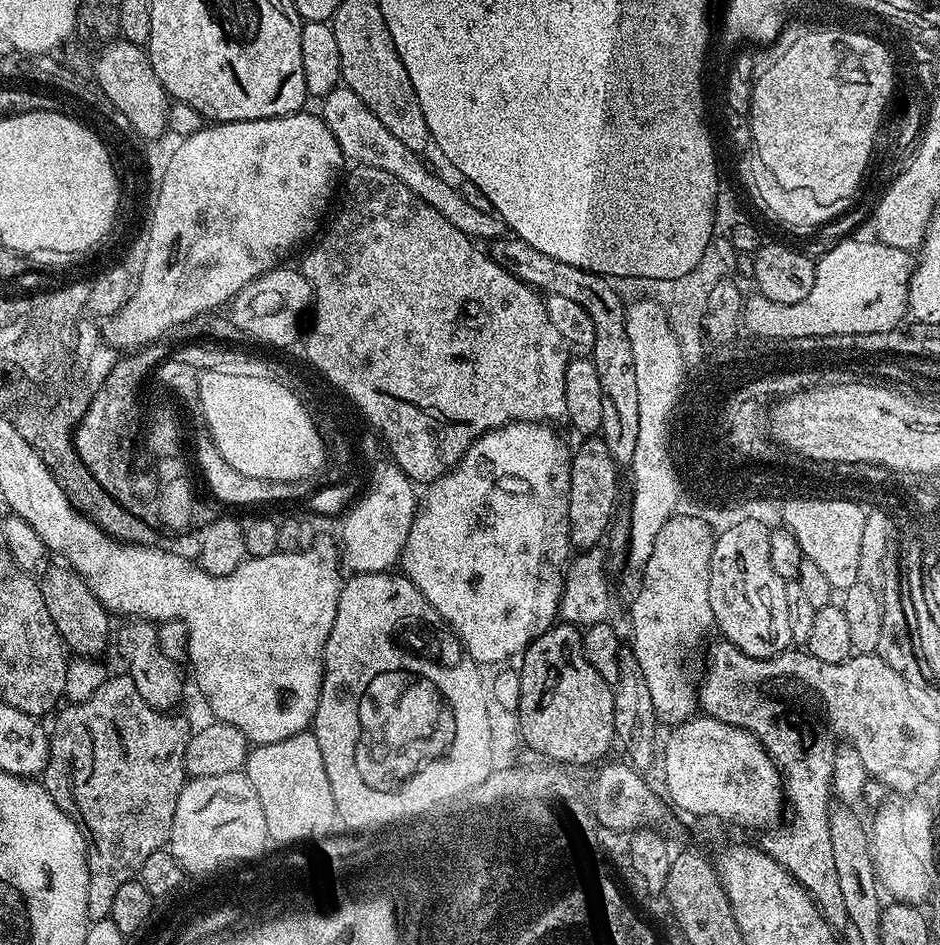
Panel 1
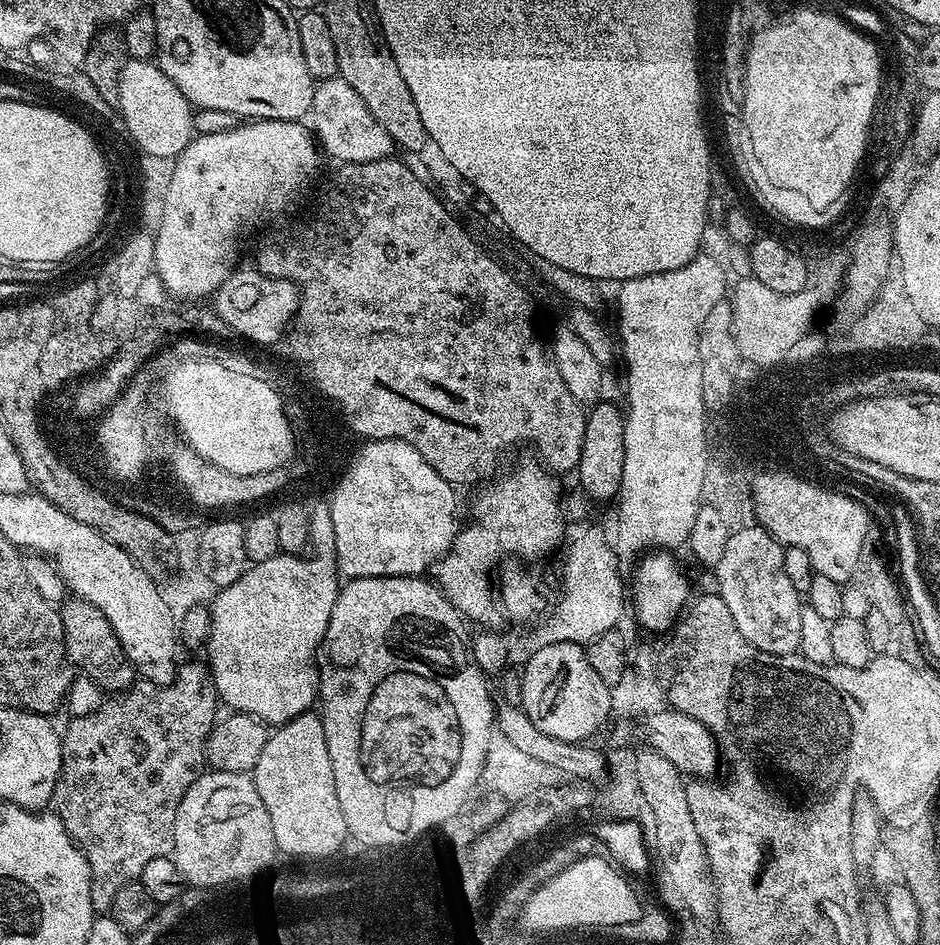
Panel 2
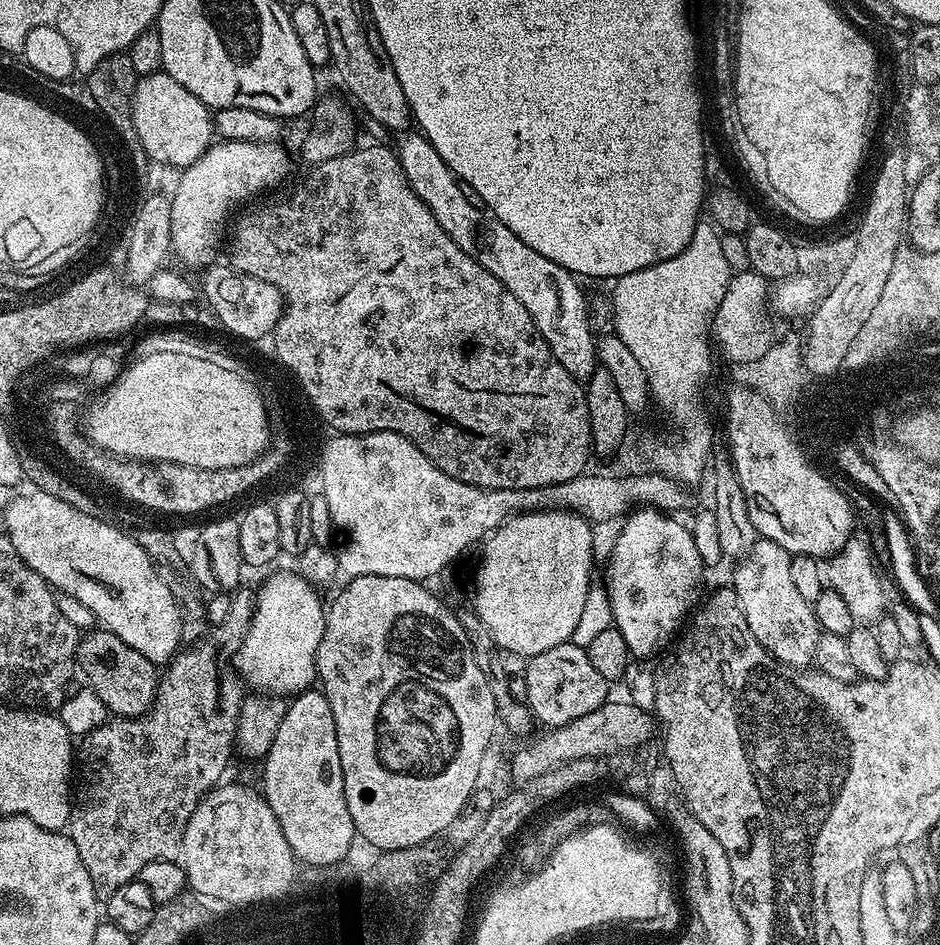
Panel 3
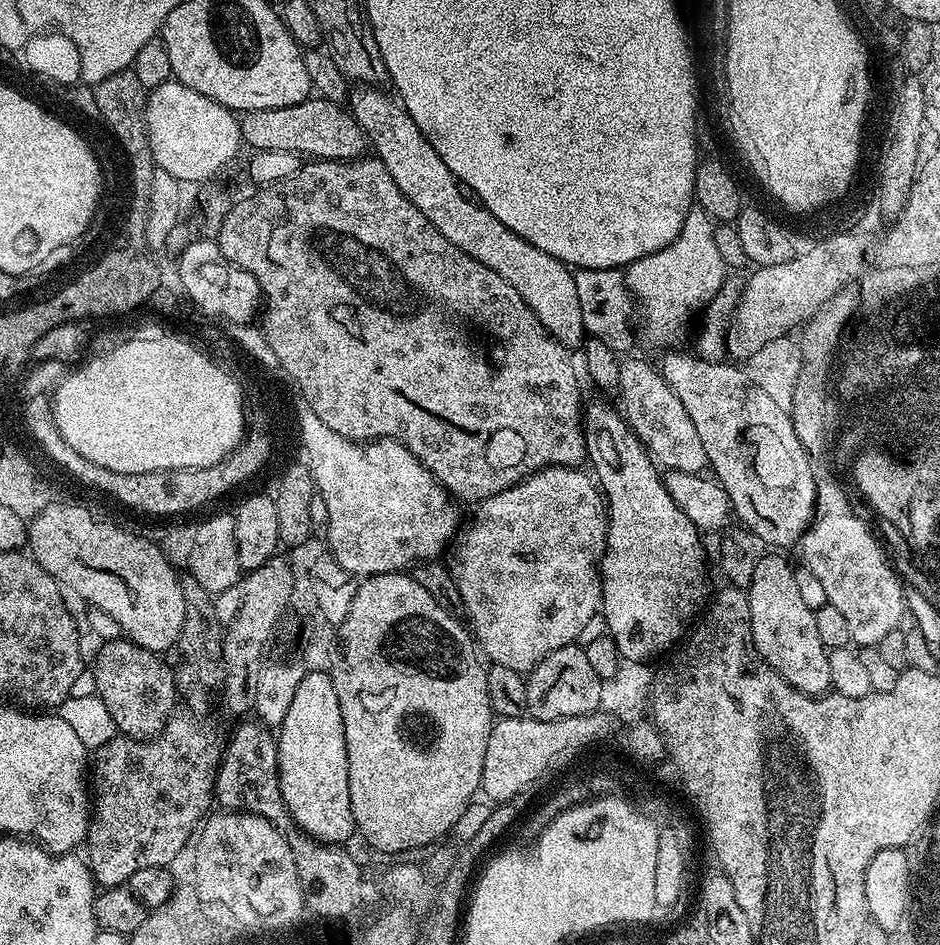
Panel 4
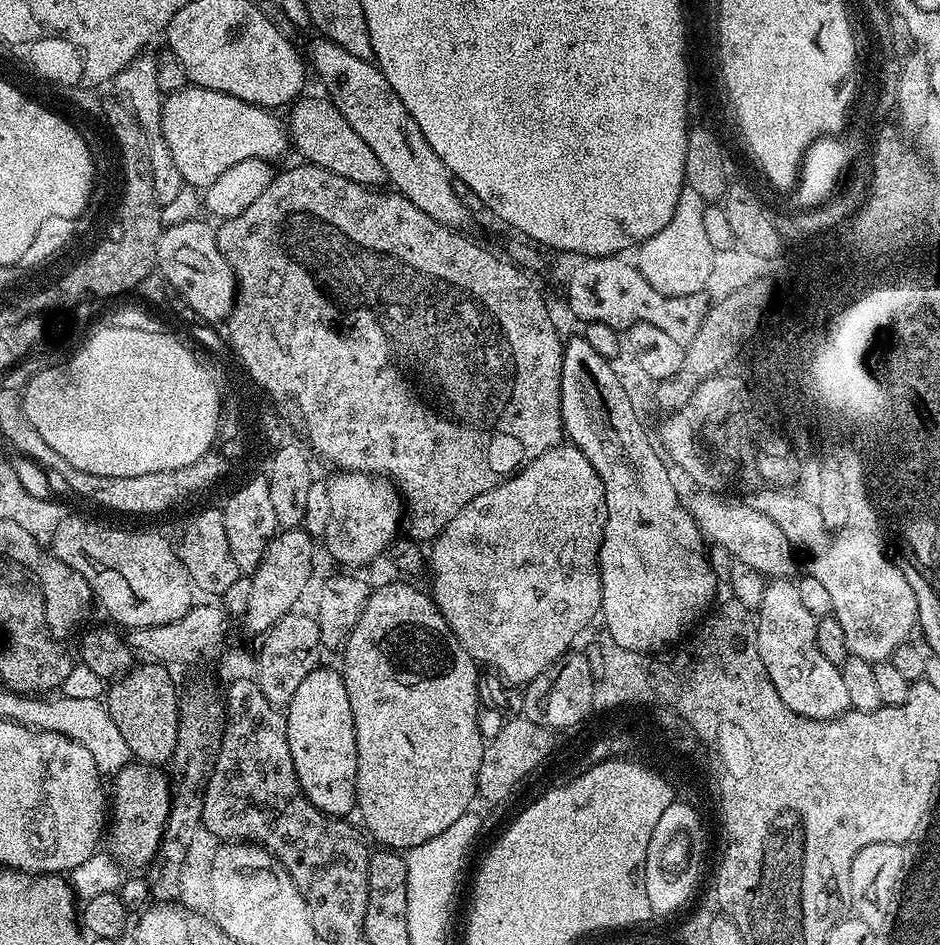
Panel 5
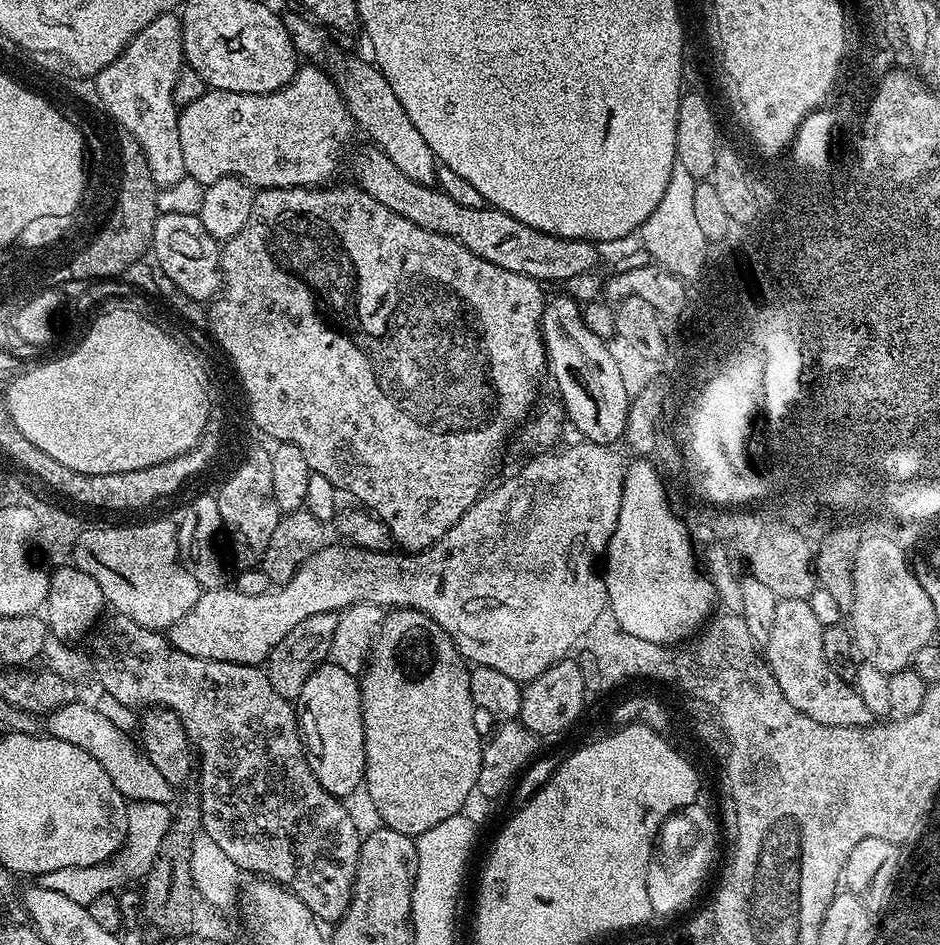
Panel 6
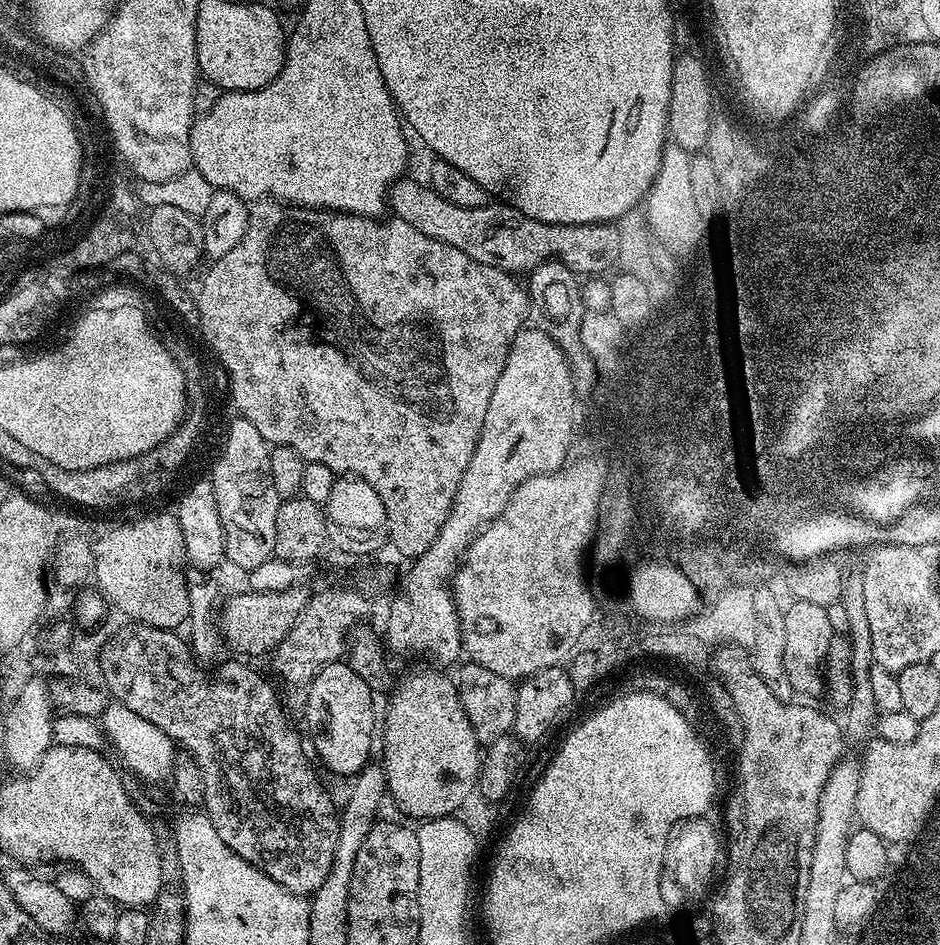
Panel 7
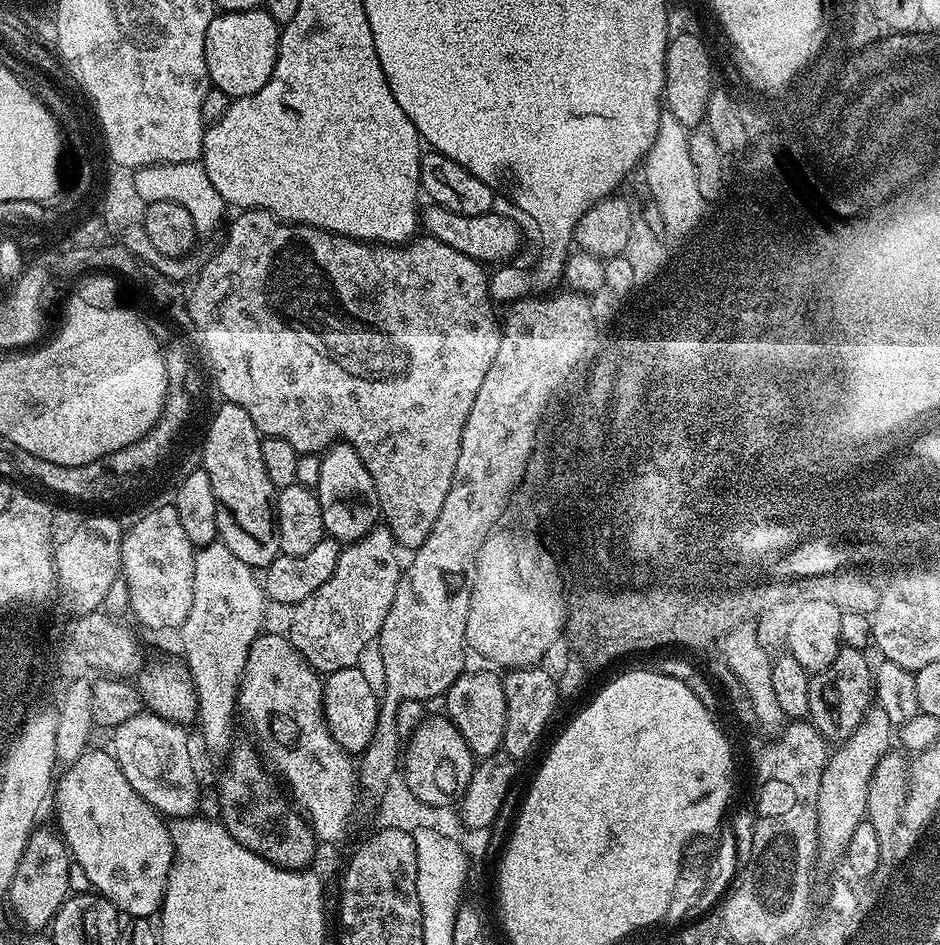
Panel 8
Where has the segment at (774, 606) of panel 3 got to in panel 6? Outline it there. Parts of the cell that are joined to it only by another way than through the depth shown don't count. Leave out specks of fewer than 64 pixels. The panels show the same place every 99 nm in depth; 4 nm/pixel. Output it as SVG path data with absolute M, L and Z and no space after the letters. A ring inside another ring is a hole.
M777 599L774 626L770 626L771 653L767 656L768 669L774 674L786 702L806 718L822 722L822 726L867 728L873 723L866 702L856 693L855 687L831 668L822 654L822 622L810 610L807 600Z

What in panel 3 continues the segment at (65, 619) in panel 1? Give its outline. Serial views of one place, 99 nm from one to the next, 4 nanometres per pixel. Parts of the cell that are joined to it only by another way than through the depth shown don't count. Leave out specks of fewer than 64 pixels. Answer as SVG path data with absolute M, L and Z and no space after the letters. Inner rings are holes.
M100 630L84 644L80 658L87 687L102 698L113 717L142 716L156 703L156 687L160 684L157 665L152 664L146 654L128 648L122 638L115 634L107 636L104 630Z

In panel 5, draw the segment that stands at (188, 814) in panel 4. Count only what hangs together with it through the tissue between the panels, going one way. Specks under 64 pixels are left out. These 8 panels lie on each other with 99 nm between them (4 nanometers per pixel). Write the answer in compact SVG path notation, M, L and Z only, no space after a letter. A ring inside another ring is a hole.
M132 762L115 777L115 780L116 793L113 796L111 793L110 796L110 852L121 865L140 870L143 864L151 865L157 859L160 850L173 796L170 776L159 767Z

